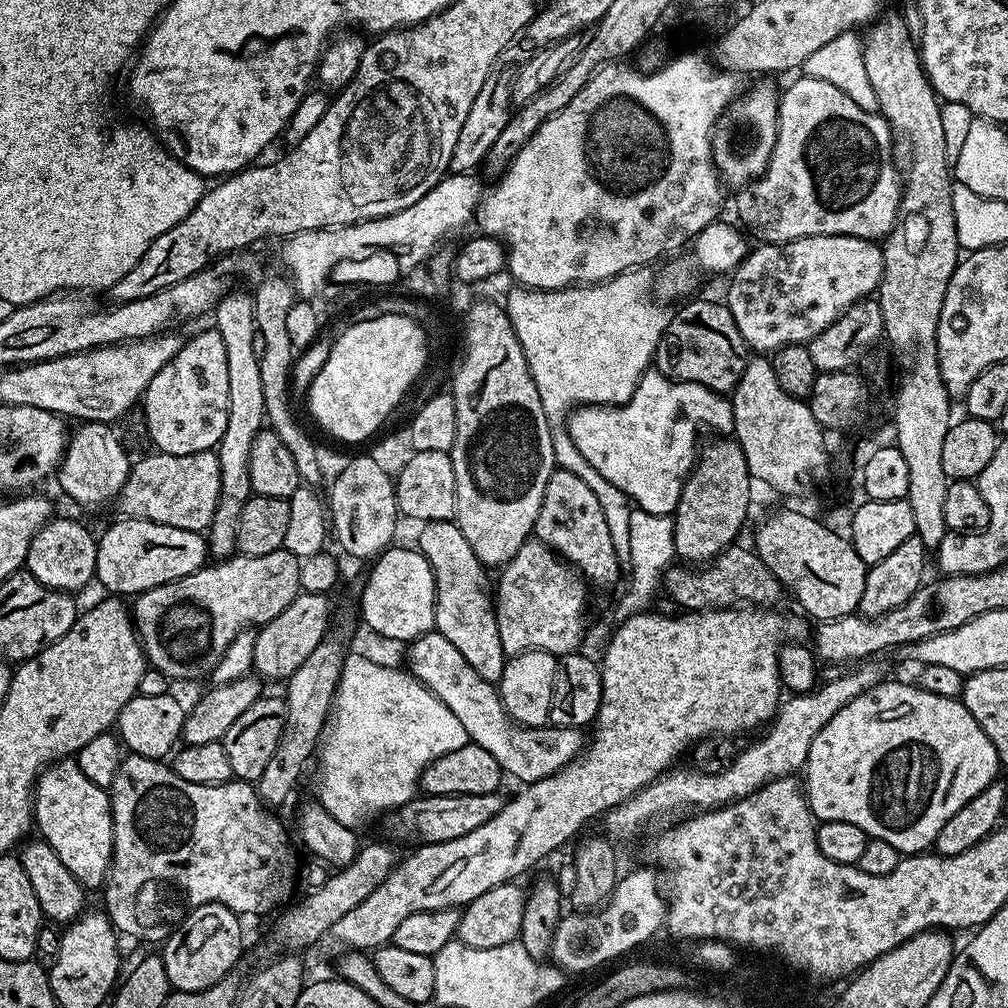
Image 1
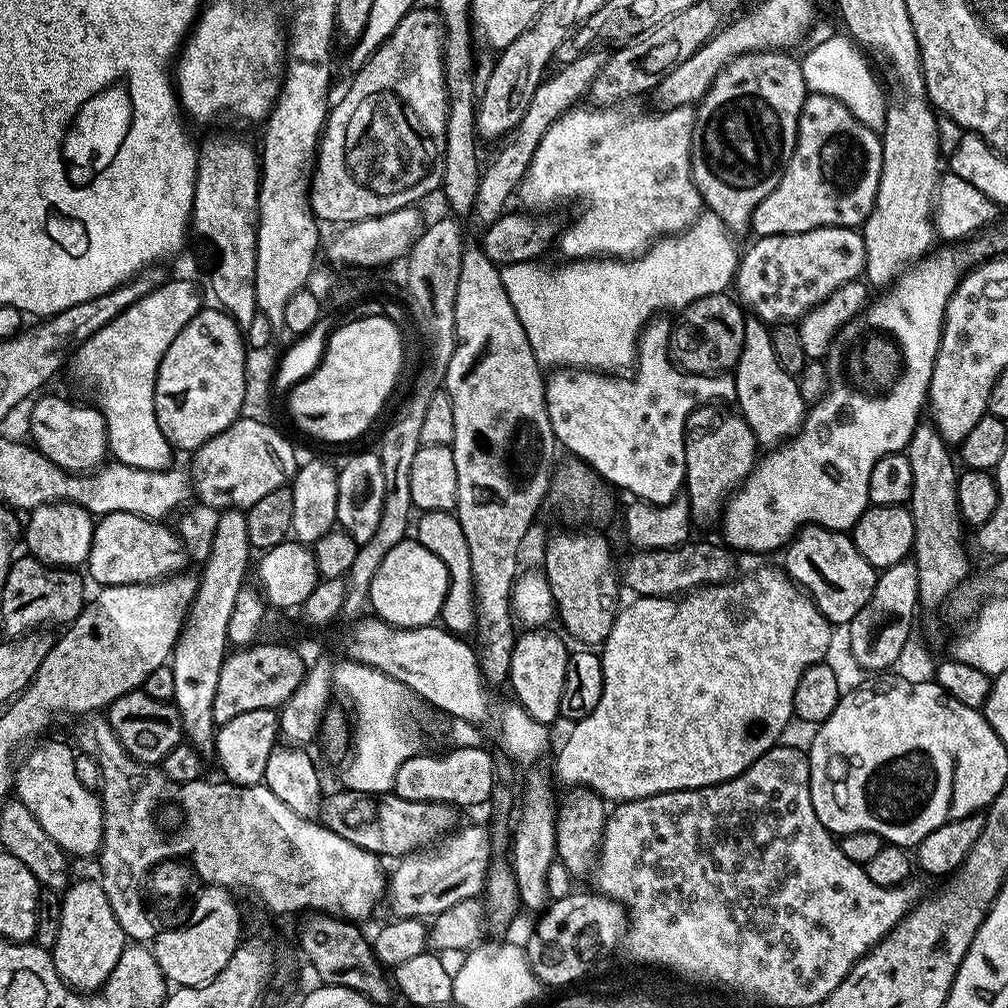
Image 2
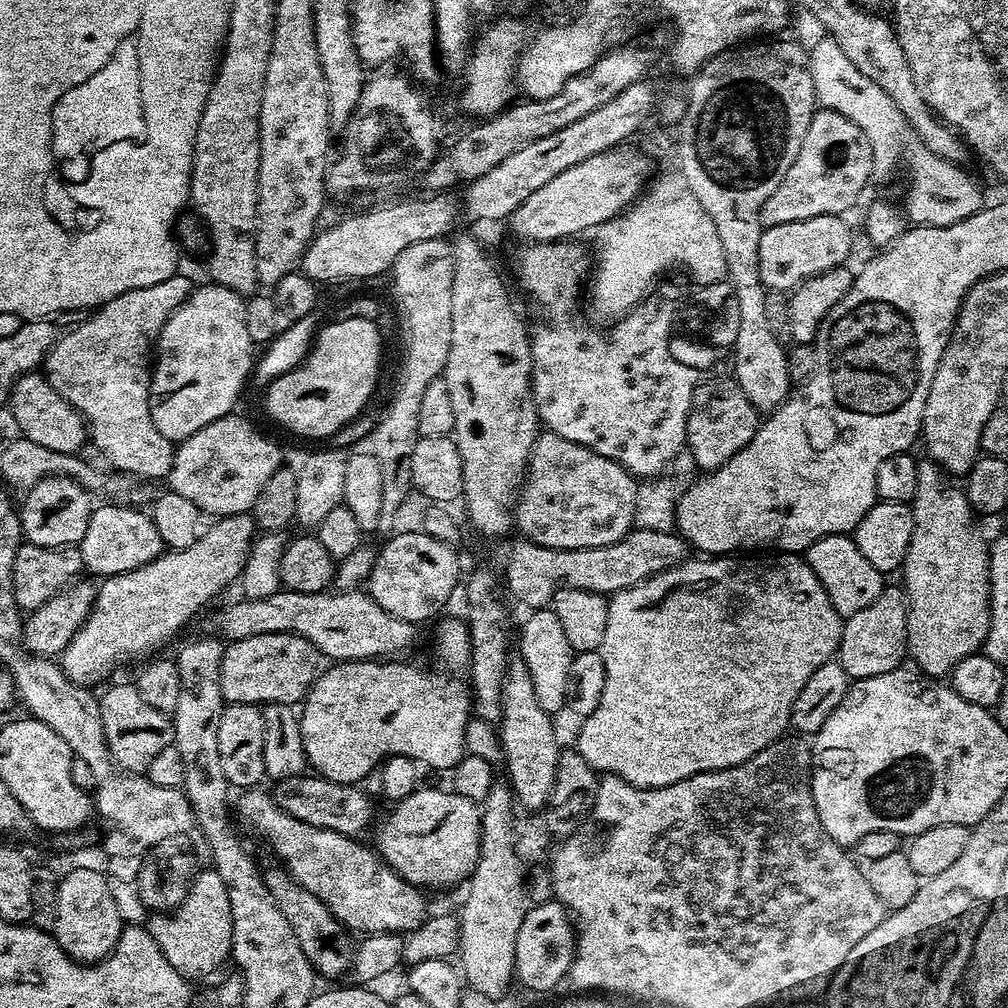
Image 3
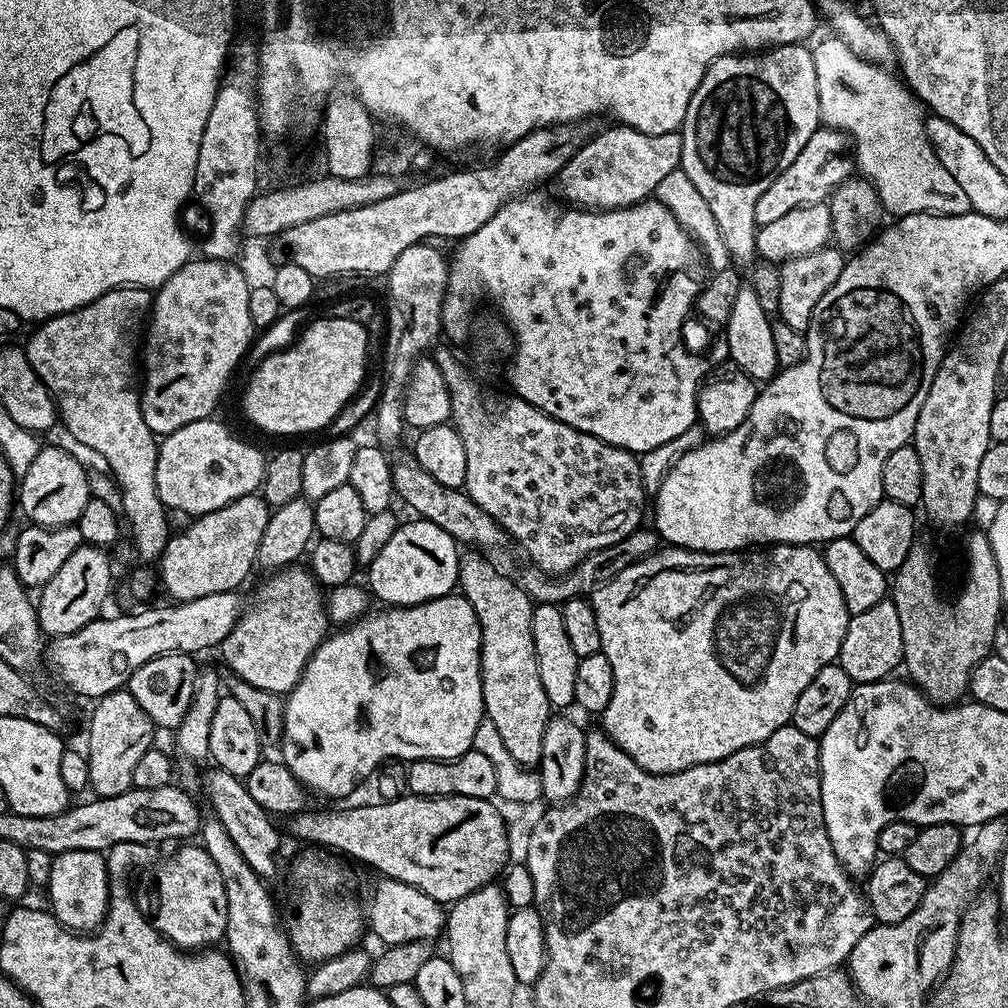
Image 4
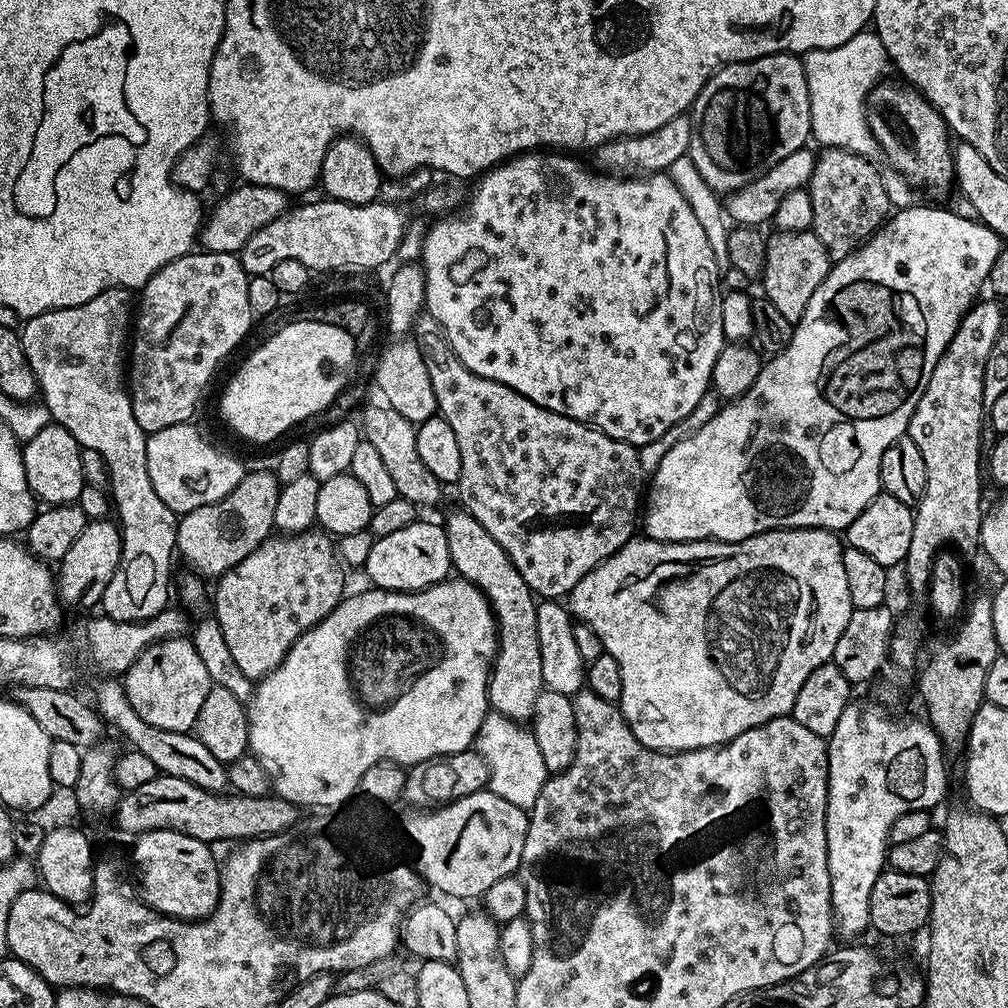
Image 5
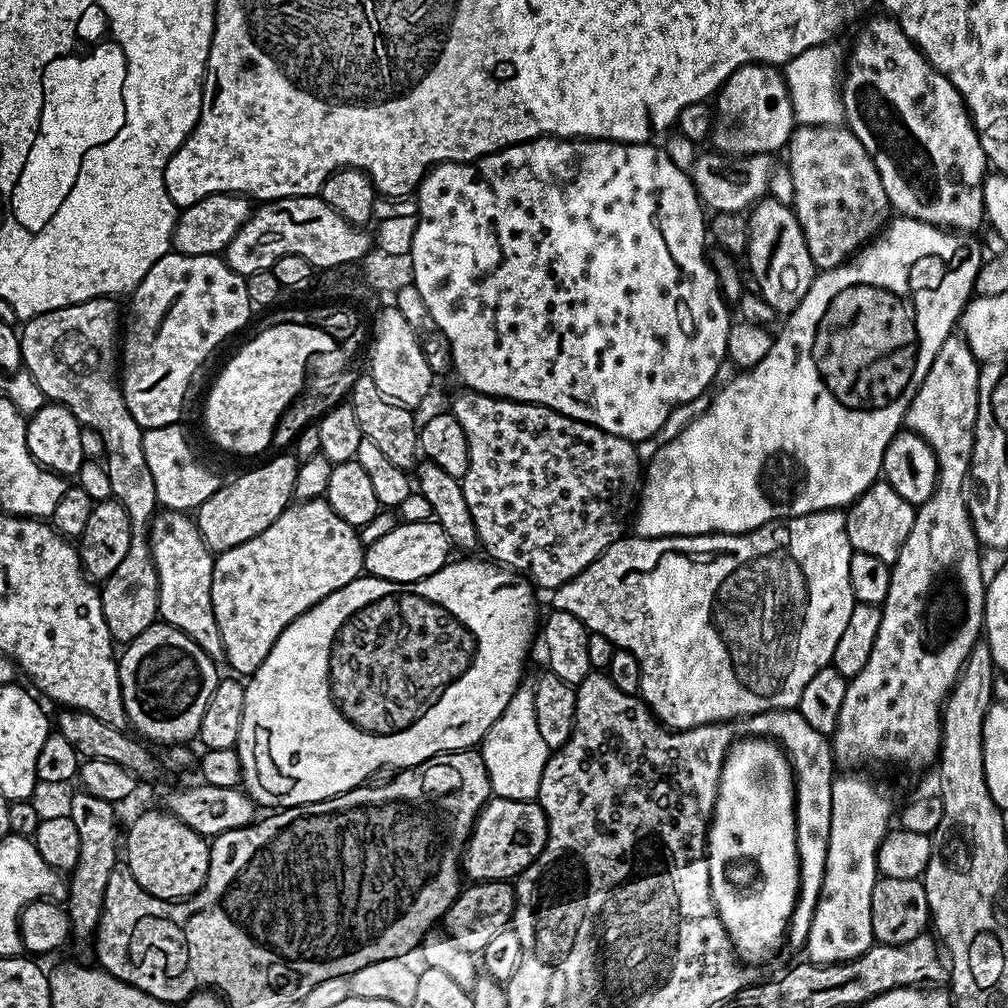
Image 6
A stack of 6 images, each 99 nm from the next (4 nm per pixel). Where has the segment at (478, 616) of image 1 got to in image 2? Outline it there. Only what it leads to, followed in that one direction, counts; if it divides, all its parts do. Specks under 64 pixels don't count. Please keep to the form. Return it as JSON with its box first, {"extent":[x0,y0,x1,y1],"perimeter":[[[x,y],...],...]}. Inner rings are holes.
{"extent":[414,511,476,634],"perimeter":[[[455,511],[420,512],[414,520],[414,538],[426,546],[430,554],[438,554],[446,566],[448,589],[439,614],[443,627],[457,634],[471,633],[476,627],[476,591],[470,570],[470,546],[466,546],[466,534],[462,534],[462,520]]]}

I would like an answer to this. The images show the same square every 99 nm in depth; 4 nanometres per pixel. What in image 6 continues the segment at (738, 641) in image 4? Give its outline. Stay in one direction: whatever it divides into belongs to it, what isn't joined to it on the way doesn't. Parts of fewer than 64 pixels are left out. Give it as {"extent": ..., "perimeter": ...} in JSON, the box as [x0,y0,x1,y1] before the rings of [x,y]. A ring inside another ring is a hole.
{"extent":[551,508,858,730],"perimeter":[[[835,508],[801,516],[785,516],[783,520],[763,524],[752,532],[710,536],[659,536],[653,540],[647,540],[645,536],[628,534],[614,541],[599,558],[590,562],[590,566],[586,566],[586,570],[582,570],[582,574],[558,586],[551,593],[551,607],[557,612],[574,614],[574,618],[581,620],[589,632],[597,632],[610,638],[613,646],[630,650],[630,654],[638,658],[640,667],[638,695],[665,728],[679,730],[697,728],[703,724],[723,724],[766,710],[796,708],[802,698],[802,690],[806,690],[806,682],[810,682],[810,678],[814,678],[818,670],[831,665],[834,646],[838,646],[838,638],[842,638],[846,622],[850,622],[850,610],[854,610],[858,603],[850,586],[852,553],[850,538],[846,534],[846,515]]]}

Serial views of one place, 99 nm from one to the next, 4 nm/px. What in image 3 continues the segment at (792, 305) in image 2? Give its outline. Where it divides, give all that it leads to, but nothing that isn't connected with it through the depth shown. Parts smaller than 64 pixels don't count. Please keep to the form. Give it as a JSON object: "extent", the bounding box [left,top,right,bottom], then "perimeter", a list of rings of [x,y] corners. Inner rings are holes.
{"extent":[758,215,852,293],"perimeter":[[[843,215],[806,218],[764,228],[758,243],[758,270],[769,292],[791,293],[803,280],[841,267],[852,252],[852,232]]]}

